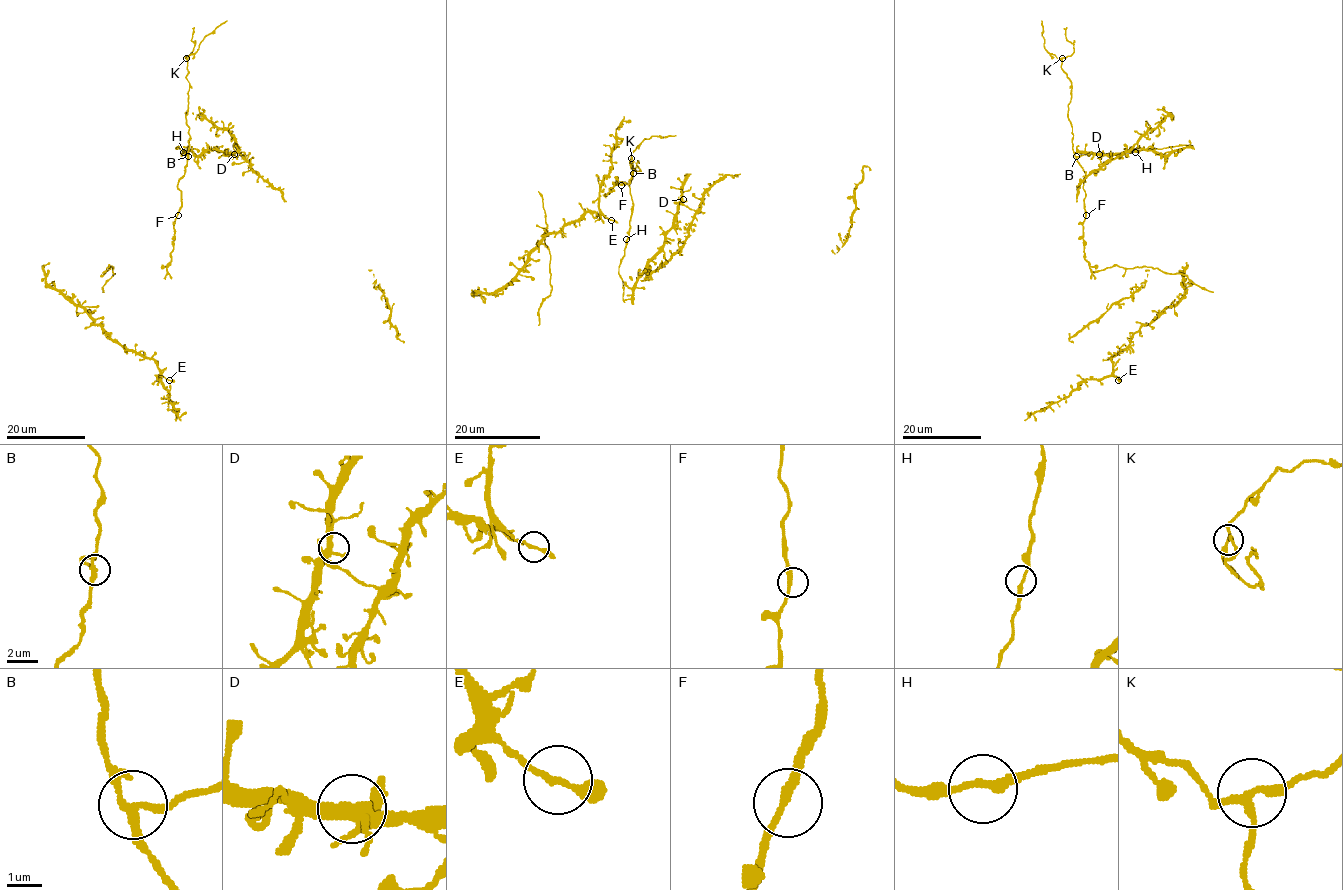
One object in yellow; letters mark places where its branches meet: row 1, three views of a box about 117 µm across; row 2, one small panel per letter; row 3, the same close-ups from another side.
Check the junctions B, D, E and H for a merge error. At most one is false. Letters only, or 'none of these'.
B

